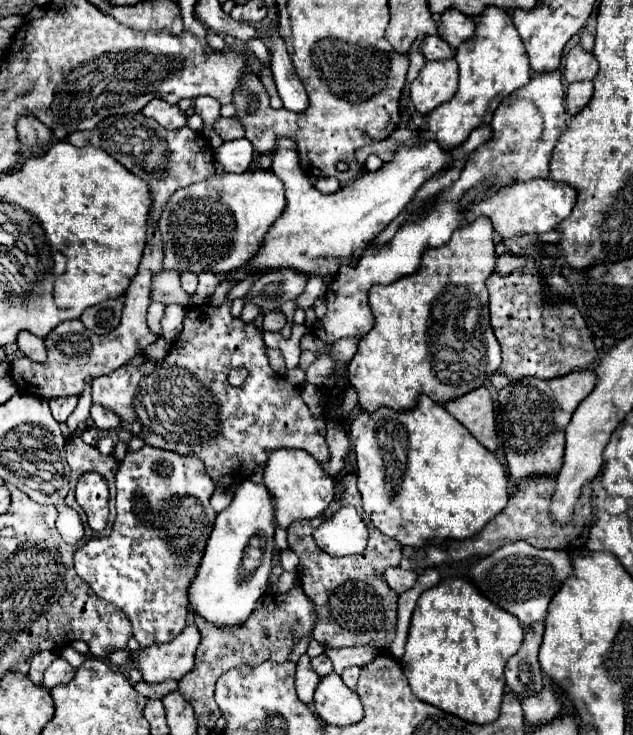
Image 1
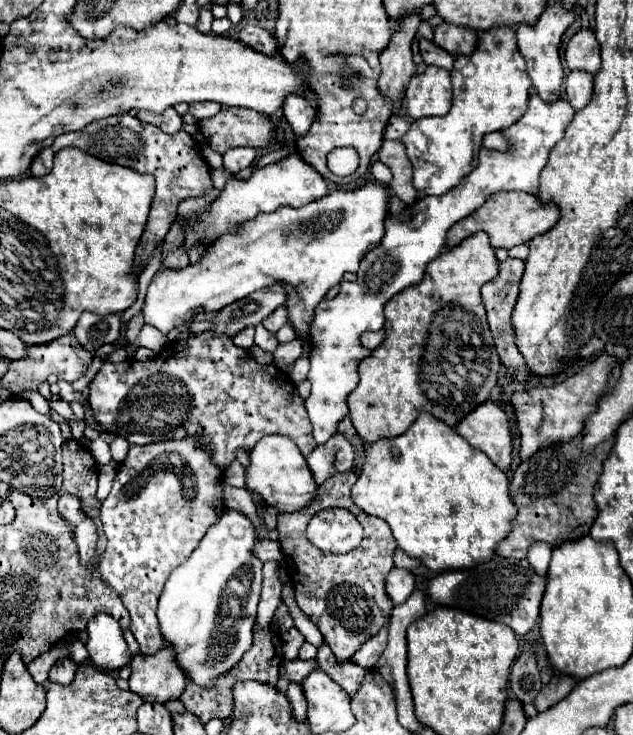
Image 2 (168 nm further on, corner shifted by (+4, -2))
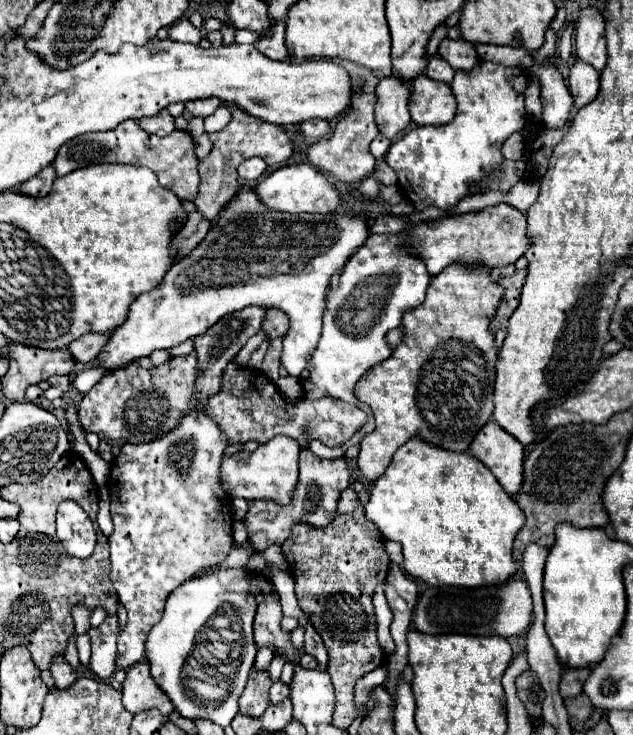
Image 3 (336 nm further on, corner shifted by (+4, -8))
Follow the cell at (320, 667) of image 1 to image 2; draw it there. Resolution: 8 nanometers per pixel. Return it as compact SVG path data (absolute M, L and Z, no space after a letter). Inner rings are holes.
M284 660L280 666L280 676L286 676L290 682L302 682L312 670L316 670L314 660Z

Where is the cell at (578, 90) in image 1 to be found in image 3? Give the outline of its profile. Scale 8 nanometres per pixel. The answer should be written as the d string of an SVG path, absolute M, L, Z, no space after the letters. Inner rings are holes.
M576 60L570 68L568 86L574 96L574 108L578 110L596 98L600 90L600 72L596 72L592 64Z

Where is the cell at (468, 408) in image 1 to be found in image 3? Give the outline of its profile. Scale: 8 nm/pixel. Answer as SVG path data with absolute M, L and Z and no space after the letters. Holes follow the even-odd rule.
M490 420L476 434L468 452L496 476L510 496L520 492L524 482L524 446L500 430L496 422Z

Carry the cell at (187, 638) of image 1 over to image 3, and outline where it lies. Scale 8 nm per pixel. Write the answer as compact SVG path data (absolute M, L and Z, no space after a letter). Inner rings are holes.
M146 662L134 664L126 670L126 680L122 684L122 704L132 714L150 708L158 708L162 714L170 714L174 710L168 696L152 680Z

